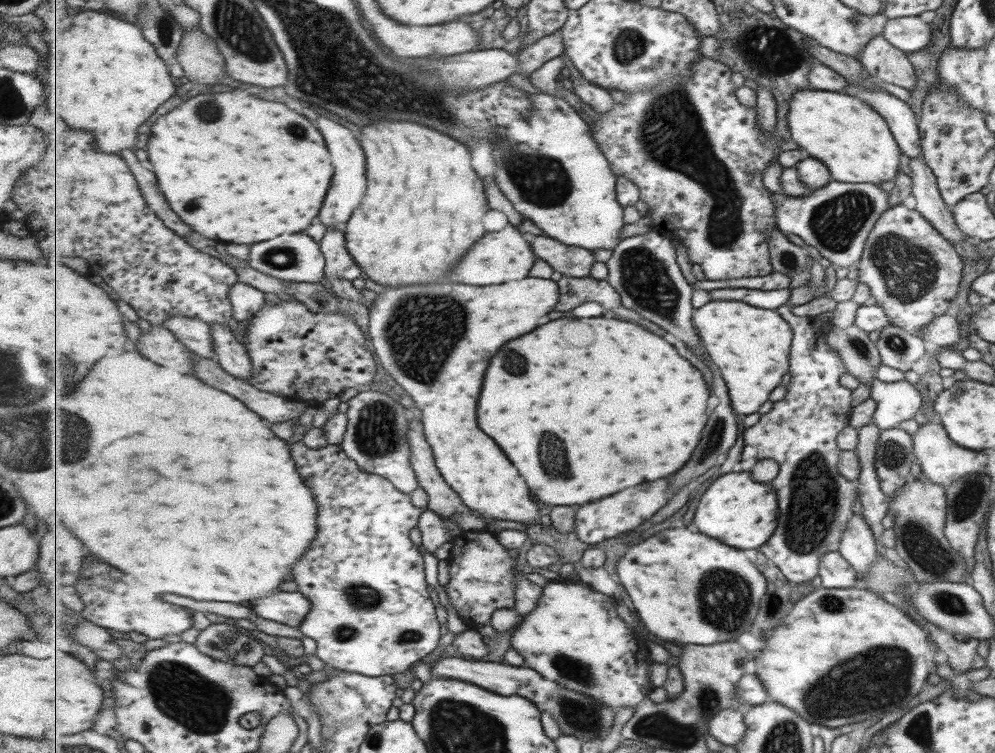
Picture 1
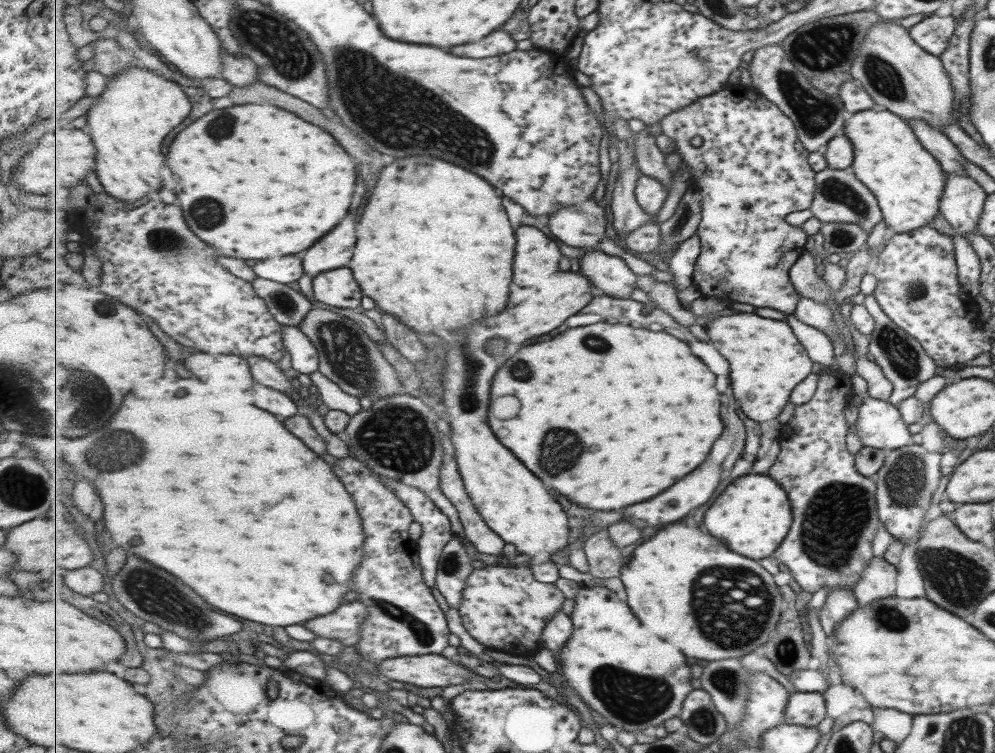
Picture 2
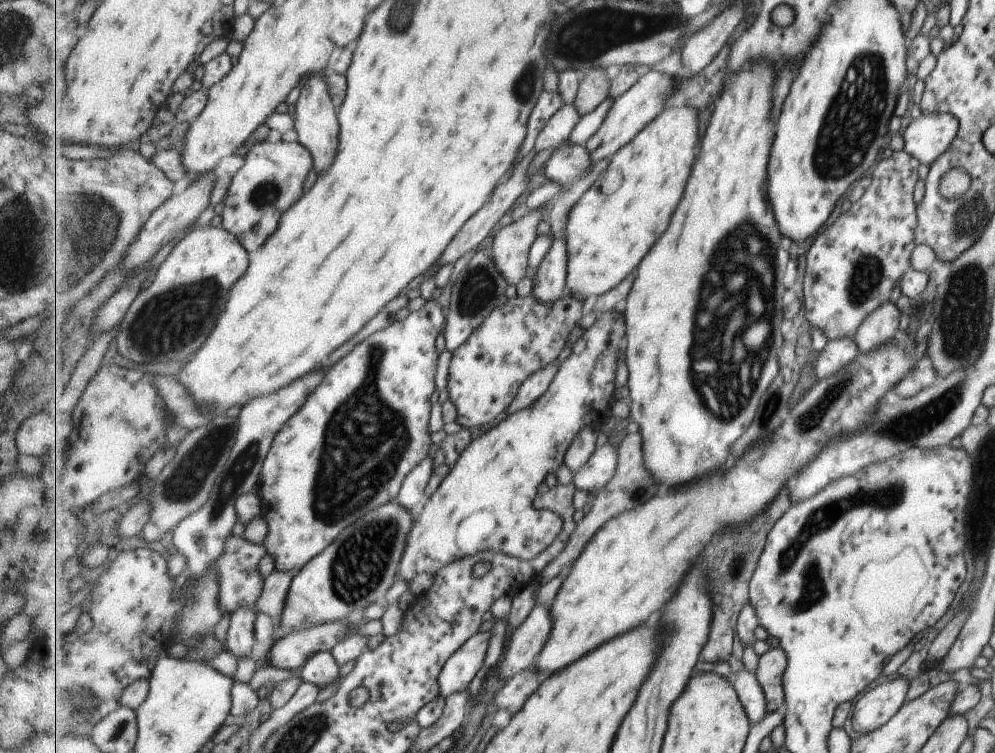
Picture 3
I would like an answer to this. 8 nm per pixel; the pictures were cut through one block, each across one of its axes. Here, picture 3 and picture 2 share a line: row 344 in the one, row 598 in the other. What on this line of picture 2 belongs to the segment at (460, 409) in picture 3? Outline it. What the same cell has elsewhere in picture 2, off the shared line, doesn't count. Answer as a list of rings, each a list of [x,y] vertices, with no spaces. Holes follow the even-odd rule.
[[[480,565],[473,569],[459,608],[465,628],[477,641],[509,654],[539,652],[545,625],[563,608],[565,594],[554,583],[537,580],[532,567]]]

